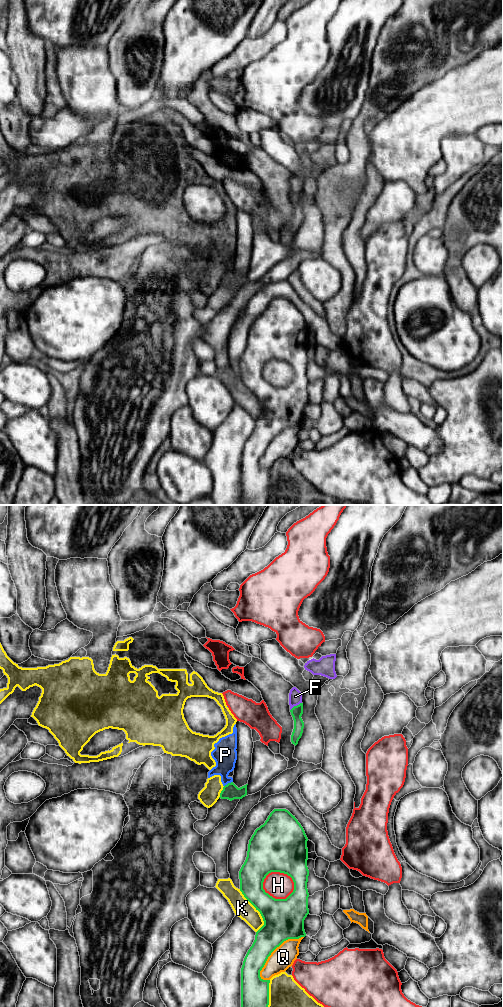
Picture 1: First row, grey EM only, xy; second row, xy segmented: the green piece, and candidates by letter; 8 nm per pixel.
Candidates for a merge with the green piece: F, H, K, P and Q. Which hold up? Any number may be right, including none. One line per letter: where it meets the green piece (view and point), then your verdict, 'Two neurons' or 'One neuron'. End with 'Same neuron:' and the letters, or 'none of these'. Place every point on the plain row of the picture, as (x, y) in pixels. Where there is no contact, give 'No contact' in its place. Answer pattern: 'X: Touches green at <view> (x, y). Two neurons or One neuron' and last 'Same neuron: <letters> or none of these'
F: Touches green at xy (295, 194). Two neurons
H: Touches green at xy (274, 386). Two neurons
K: Touches green at xy (258, 398). Two neurons
P: Touches green at xy (228, 271). Two neurons
Q: Touches green at xy (274, 437). Two neurons
Same neuron: none of these

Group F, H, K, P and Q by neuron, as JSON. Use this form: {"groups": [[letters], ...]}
{"groups": [["F"], ["H"], ["K", "P"], ["Q"]]}

